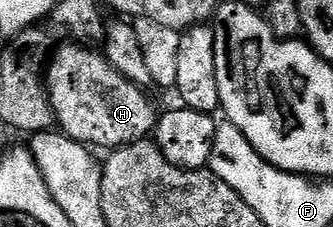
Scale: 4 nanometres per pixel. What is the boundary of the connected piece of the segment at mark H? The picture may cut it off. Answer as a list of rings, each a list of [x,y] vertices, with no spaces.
[[[81,43],[56,46],[55,52],[47,62],[47,88],[49,102],[57,116],[60,132],[72,141],[80,141],[86,147],[102,145],[105,151],[121,148],[123,145],[134,145],[137,141],[146,140],[156,130],[159,109],[153,106],[146,90],[131,77],[126,77],[105,57],[104,52],[92,53],[92,48]]]

